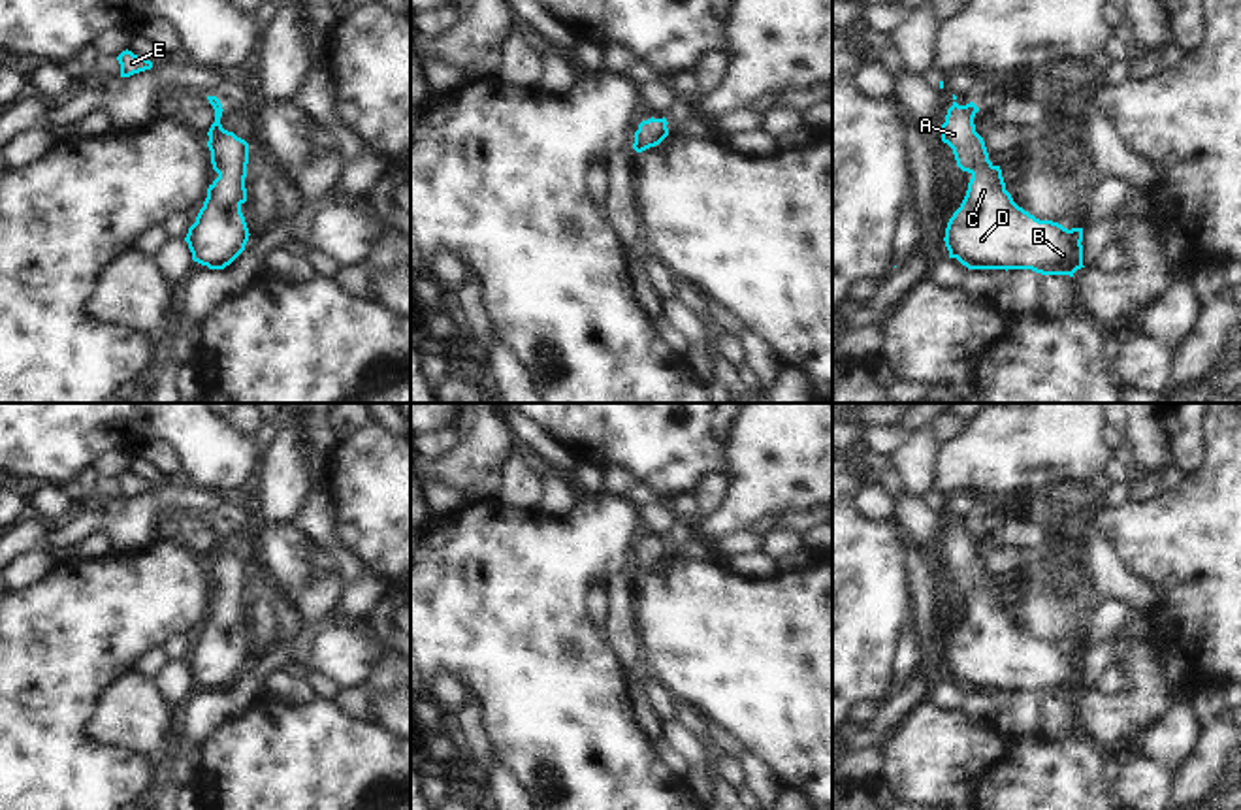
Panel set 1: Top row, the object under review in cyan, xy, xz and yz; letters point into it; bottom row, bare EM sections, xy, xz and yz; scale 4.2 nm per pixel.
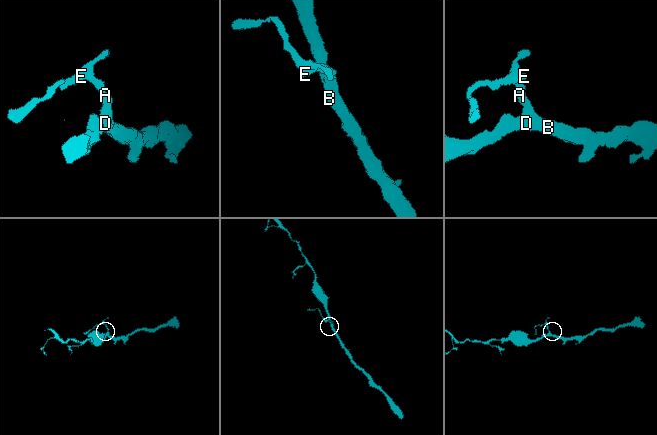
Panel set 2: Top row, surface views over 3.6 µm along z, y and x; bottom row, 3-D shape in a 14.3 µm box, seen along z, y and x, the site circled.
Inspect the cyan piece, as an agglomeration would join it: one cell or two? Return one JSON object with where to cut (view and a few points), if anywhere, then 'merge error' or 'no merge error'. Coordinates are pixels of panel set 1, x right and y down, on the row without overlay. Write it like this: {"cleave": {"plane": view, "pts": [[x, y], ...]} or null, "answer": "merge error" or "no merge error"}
{"cleave": null, "answer": "no merge error"}

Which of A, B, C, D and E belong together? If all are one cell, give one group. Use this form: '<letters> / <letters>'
A B C D E

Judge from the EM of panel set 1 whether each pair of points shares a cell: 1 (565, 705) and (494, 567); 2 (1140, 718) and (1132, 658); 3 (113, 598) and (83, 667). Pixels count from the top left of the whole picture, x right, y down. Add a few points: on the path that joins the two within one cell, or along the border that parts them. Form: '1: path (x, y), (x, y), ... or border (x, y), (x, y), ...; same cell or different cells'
1: path (539, 671), (511, 630), (498, 601); same cell
2: path (1140, 703), (1140, 673); same cell
3: path (100, 615), (83, 631), (83, 650); same cell

